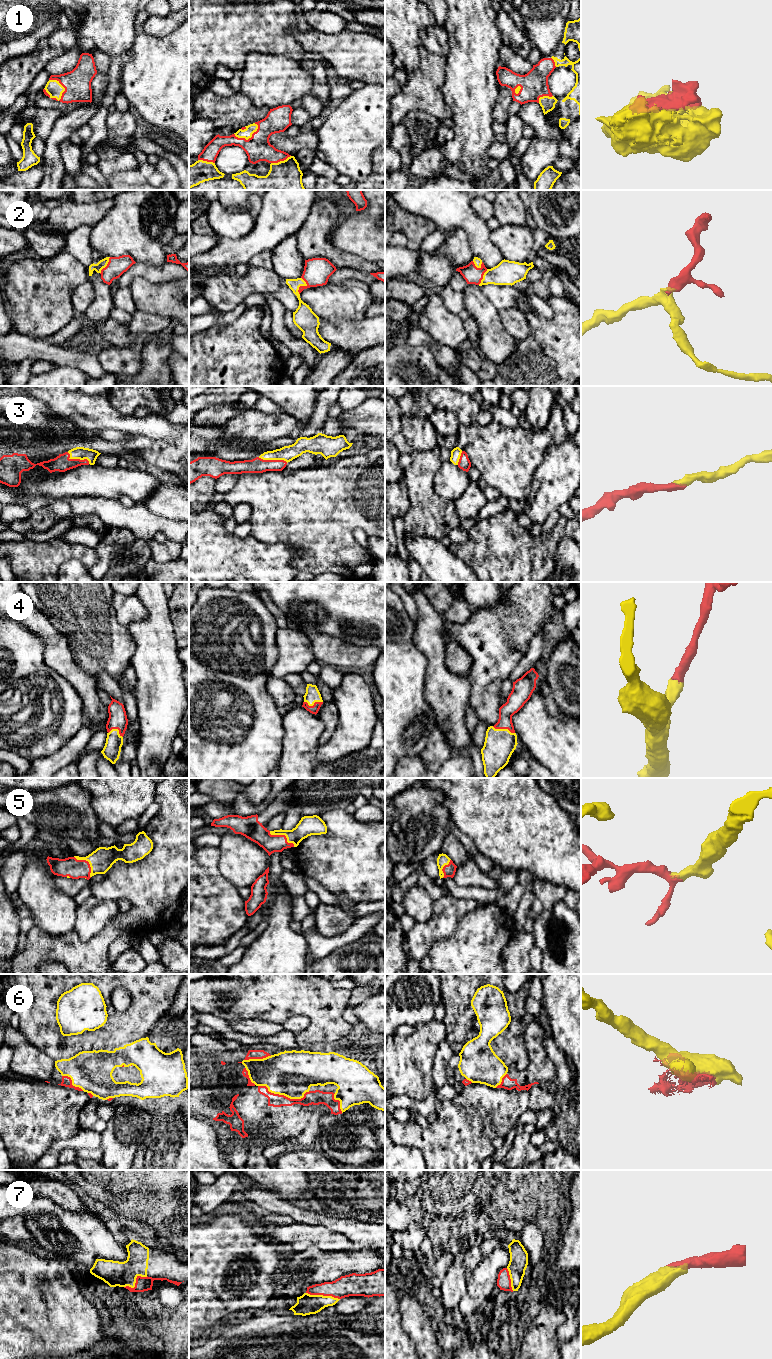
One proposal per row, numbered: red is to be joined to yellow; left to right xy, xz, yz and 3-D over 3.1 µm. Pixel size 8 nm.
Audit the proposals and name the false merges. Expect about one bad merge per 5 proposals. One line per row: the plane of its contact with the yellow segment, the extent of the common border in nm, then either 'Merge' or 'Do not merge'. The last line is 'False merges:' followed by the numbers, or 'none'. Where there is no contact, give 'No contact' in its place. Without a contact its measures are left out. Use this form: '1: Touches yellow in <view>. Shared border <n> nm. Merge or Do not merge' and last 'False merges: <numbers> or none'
1: Touches yellow in xy. Shared border 190 nm. Merge
2: Touches yellow in xz. Shared border 140 nm. Merge
3: Touches yellow in xy. Shared border 200 nm. Merge
4: Touches yellow in yz. Shared border 190 nm. Merge
5: Touches yellow in xz. Shared border 240 nm. Merge
6: Touches yellow in xz. Shared border 420 nm. Merge
7: Touches yellow in xz. Shared border 280 nm. Merge
False merges: none

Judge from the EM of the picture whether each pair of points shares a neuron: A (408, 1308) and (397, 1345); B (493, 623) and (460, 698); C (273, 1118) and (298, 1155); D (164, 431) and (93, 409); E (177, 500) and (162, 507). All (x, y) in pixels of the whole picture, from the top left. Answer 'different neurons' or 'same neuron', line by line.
A: different neurons
B: different neurons
C: different neurons
D: same neuron
E: same neuron

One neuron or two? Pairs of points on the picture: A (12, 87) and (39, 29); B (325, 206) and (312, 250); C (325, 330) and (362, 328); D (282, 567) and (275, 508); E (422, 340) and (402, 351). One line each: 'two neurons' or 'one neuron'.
A: two neurons
B: one neuron
C: one neuron
D: two neurons
E: two neurons

